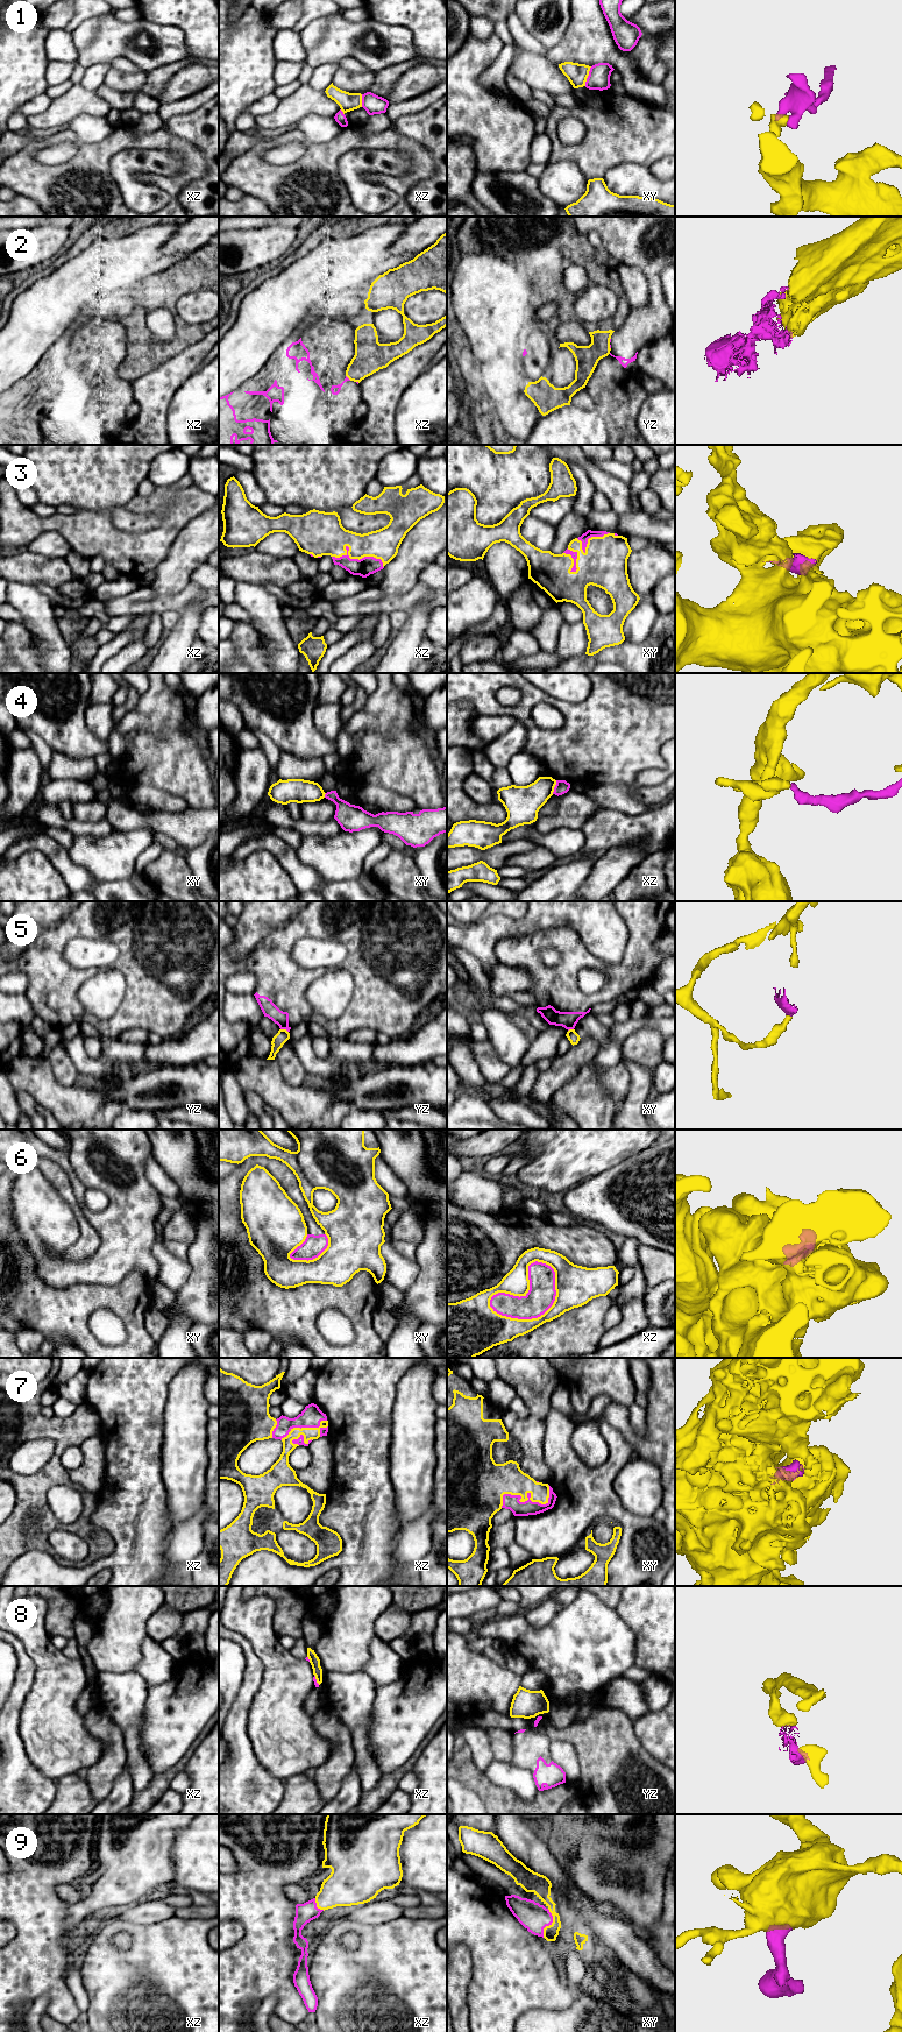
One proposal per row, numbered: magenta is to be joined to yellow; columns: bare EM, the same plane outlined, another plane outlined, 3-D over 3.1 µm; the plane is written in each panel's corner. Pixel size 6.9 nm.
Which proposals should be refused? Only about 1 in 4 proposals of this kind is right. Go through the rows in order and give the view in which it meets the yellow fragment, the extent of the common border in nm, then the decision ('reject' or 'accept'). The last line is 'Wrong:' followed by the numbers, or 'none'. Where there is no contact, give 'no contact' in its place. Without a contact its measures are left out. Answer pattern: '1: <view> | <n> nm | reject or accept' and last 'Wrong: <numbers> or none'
1: xy | 140 nm | reject
2: xz | 50 nm | reject
3: xz | 360 nm | accept
4: xz | 100 nm | reject
5: yz | 60 nm | reject
6: xz | 500 nm | reject
7: xy | 380 nm | accept
8: xz | 80 nm | reject
9: xy | 200 nm | accept
Wrong: 1, 2, 4, 5, 6, 8

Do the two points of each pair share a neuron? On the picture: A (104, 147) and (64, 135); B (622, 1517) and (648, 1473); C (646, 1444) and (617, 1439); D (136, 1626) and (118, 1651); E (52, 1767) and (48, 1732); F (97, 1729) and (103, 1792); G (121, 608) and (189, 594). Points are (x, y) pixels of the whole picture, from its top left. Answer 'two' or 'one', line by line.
A: one
B: two
C: two
D: one
E: one
F: one
G: one

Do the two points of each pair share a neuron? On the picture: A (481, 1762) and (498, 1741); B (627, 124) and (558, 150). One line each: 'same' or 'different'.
A: different
B: same

